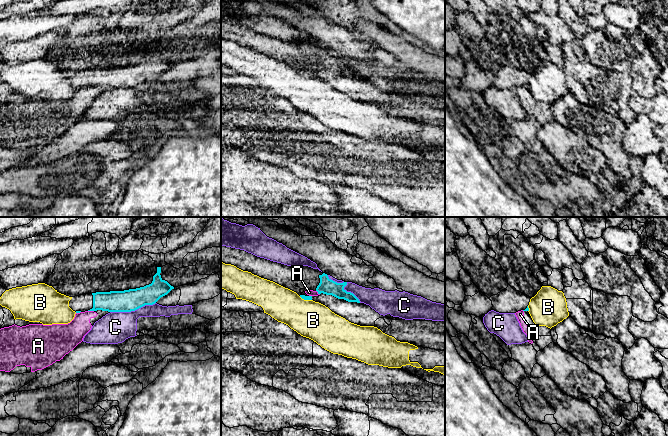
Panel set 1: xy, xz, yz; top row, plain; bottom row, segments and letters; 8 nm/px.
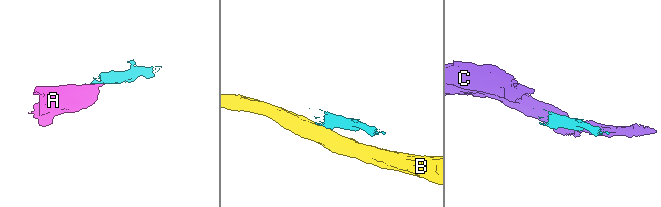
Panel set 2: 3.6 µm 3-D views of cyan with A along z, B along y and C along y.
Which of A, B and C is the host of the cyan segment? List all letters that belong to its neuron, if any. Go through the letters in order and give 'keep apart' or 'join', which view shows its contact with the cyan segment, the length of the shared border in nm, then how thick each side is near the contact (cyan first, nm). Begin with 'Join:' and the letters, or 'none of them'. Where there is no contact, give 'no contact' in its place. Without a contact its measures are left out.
Join: none of them
A: keep apart; meets cyan in xy; contact 50 nm long; 180 nm thick on the cyan side, 190 nm on the other
B: keep apart; meets cyan in xz; contact 110 nm long; 40 nm thick on the cyan side, 300 nm on the other
C: keep apart; meets cyan in xy; contact 380 nm long; 180 nm thick on the cyan side, 260 nm on the other

